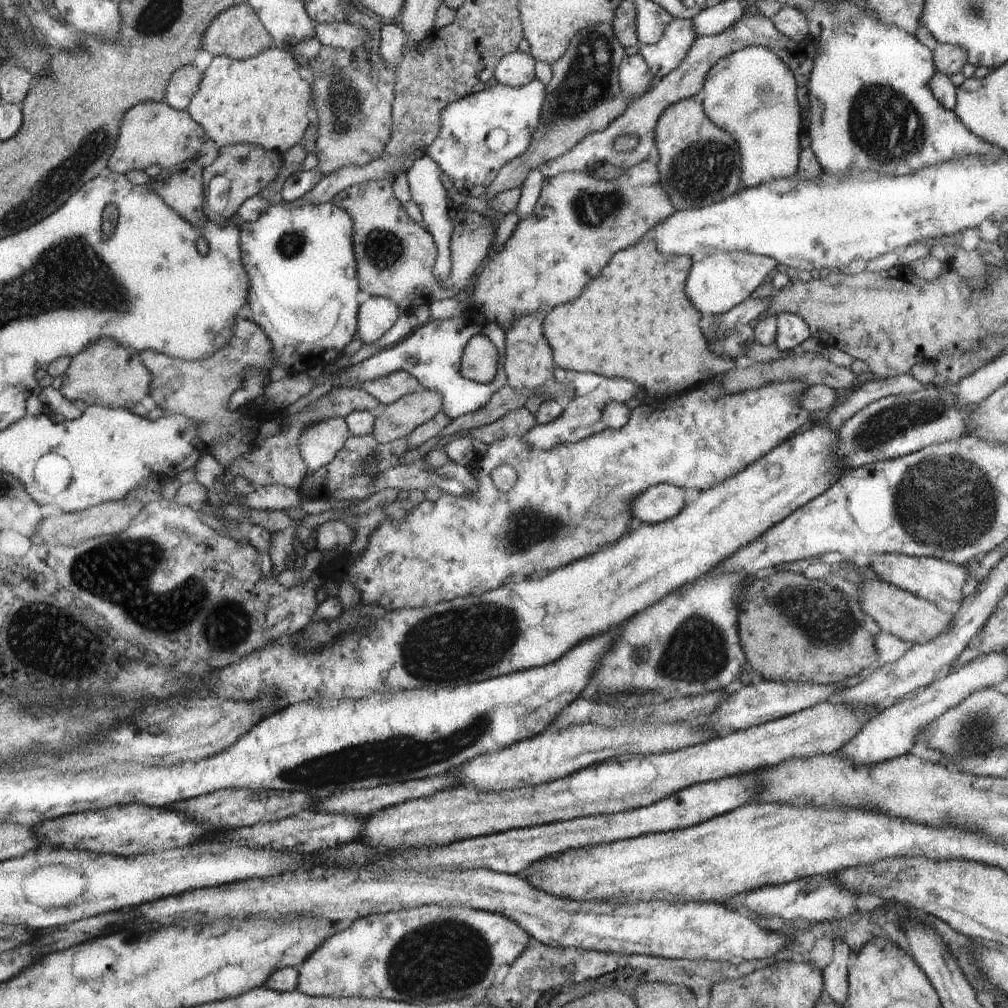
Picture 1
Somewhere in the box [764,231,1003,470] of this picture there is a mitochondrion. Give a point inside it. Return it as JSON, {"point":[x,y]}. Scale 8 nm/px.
{"point":[888,423]}

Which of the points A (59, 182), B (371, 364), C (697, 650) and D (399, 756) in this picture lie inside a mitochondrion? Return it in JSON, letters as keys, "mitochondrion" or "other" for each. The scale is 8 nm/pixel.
{"A":"mitochondrion","B":"other","C":"mitochondrion","D":"mitochondrion"}

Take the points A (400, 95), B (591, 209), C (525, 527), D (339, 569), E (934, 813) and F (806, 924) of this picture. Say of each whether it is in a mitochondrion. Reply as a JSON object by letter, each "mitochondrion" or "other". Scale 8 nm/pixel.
{"A":"other","B":"mitochondrion","C":"mitochondrion","D":"other","E":"other","F":"other"}

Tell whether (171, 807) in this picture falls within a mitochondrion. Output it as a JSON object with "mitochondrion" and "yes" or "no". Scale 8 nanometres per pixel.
{"mitochondrion":"no"}

